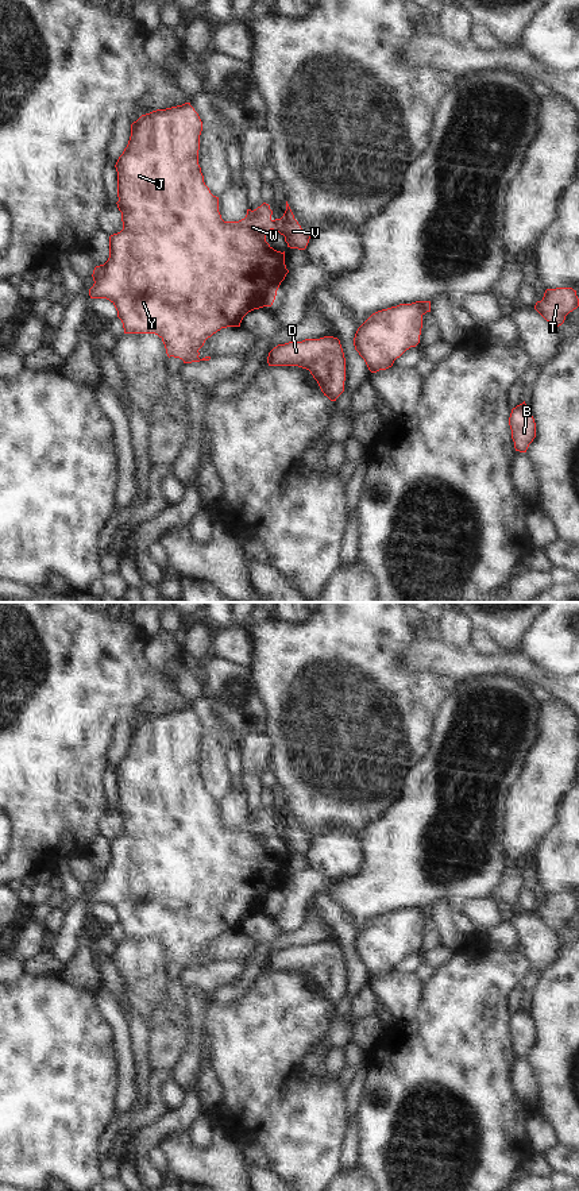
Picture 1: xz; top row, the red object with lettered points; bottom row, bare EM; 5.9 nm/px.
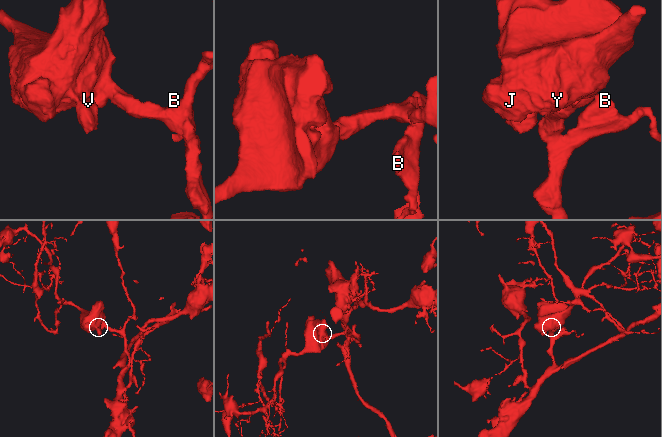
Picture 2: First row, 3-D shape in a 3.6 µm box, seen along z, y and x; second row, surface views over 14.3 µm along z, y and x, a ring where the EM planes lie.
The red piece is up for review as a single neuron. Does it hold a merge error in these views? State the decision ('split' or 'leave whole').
leave whole

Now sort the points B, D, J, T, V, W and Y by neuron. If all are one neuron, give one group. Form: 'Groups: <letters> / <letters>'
Groups: B D J T V W Y

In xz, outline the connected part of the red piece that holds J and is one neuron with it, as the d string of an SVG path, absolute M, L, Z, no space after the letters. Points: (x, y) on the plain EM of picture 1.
M190 708L153 716L150 718L142 720L136 726L131 729L131 741L128 749L115 770L117 776L119 802L116 809L121 817L123 835L109 841L109 863L104 870L94 872L92 879L94 889L89 894L90 903L107 903L115 910L117 922L123 928L124 938L155 938L162 944L167 961L180 963L184 965L184 968L209 965L211 961L205 961L202 964L198 963L198 955L204 951L208 943L211 943L221 933L240 932L243 922L248 917L273 910L277 895L289 875L285 870L285 856L277 856L266 847L266 840L270 835L278 836L281 840L283 840L287 852L298 855L305 855L312 841L309 837L304 836L298 826L294 824L287 806L286 816L281 824L273 825L273 816L270 814L270 810L263 808L254 816L247 814L246 822L239 826L224 826L219 817L219 802L213 801L209 793L205 790L204 780L198 770L201 736L202 726Z

